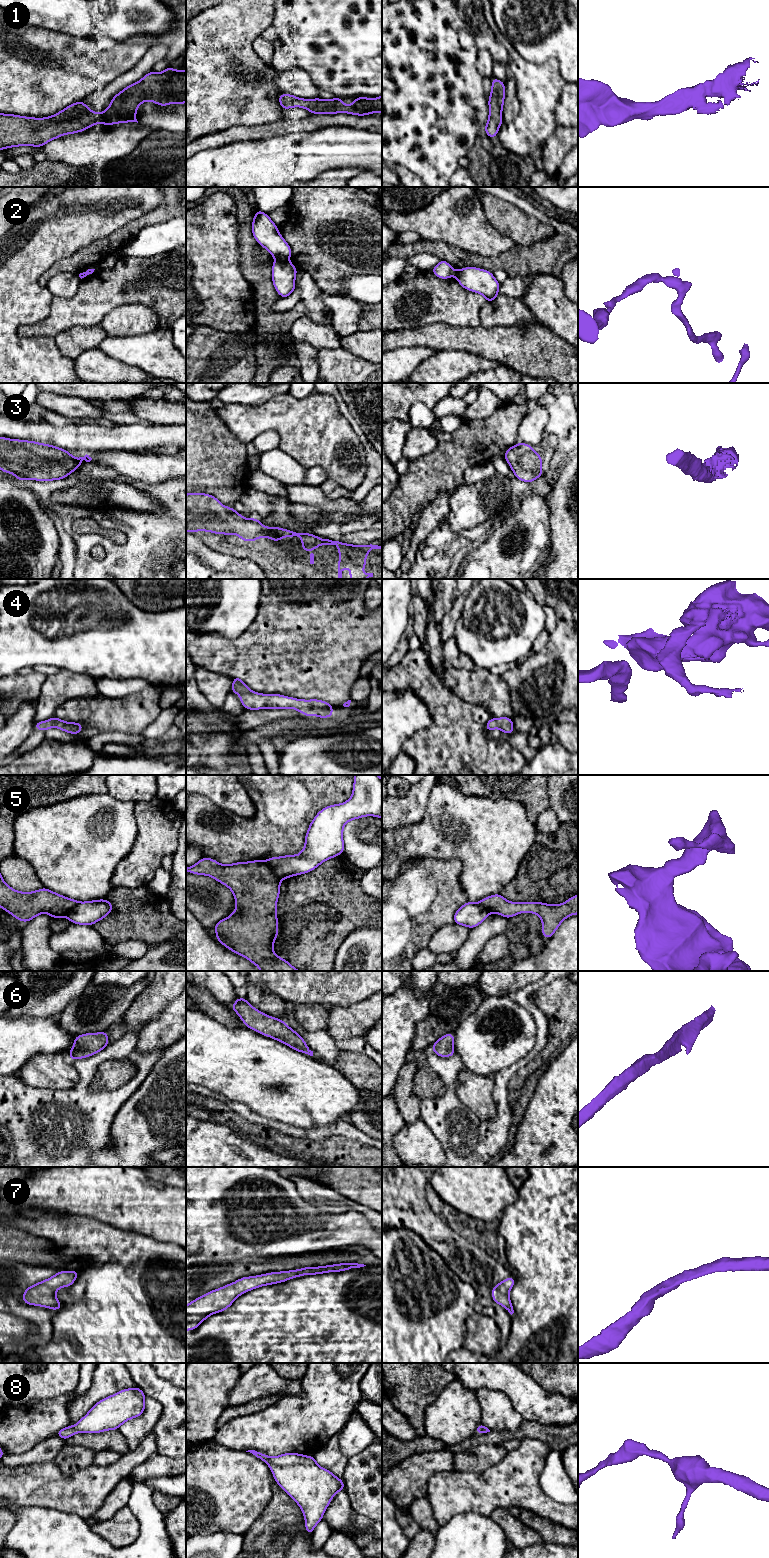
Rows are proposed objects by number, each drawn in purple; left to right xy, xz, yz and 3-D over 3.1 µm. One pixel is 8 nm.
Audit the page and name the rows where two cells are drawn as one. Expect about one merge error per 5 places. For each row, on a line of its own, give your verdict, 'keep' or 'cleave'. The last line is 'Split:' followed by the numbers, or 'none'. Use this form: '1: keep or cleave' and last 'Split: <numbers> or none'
1: keep
2: cleave
3: keep
4: keep
5: cleave
6: keep
7: keep
8: keep
Split: 2, 5

